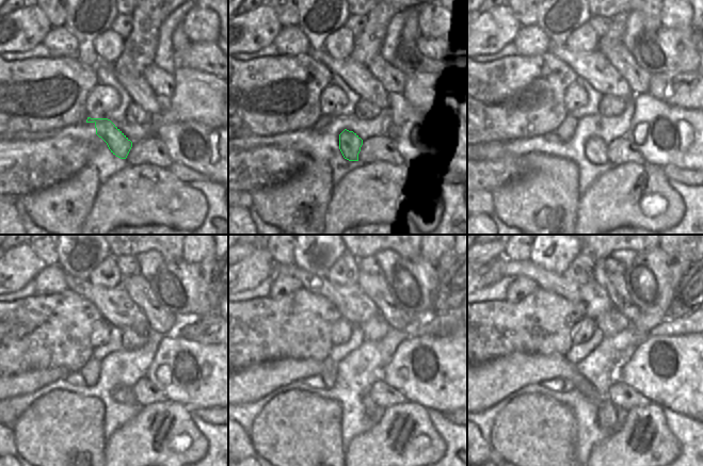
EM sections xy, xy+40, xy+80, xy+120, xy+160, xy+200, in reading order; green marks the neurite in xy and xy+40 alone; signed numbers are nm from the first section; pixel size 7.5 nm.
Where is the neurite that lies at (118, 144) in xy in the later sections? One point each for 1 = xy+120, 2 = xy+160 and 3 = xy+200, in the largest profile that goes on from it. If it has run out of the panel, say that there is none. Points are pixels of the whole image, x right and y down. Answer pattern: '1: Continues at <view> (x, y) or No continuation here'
1: Continues at xy+120 (124, 395)
2: Continues at xy+160 (368, 403)
3: Continues at xy+200 (606, 411).

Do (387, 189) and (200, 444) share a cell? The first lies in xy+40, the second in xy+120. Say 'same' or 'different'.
same

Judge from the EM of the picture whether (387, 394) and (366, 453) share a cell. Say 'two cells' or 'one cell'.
two cells

